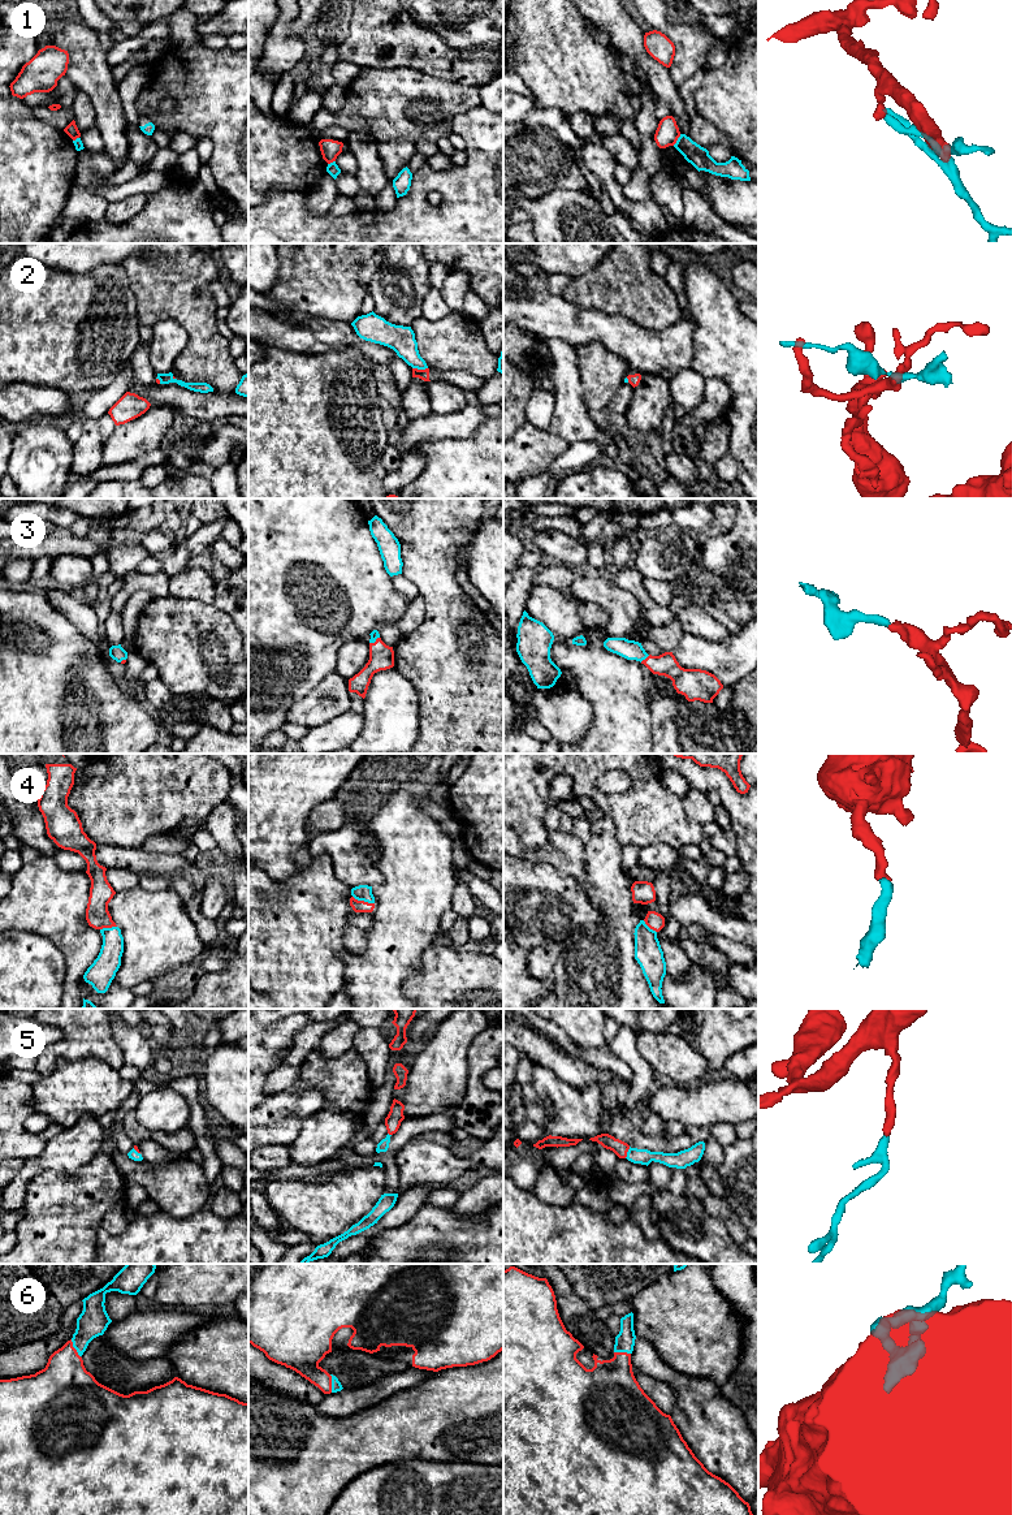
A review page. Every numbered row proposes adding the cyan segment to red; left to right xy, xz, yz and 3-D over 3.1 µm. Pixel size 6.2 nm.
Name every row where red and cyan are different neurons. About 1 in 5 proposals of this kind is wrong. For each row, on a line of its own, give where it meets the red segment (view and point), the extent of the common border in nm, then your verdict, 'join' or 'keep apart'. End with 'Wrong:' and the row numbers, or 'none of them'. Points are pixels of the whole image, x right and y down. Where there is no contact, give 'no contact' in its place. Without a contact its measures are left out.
1: yz (677, 139) | 90 nm | keep apart
2: xz (420, 370) | 100 nm | keep apart
3: yz (645, 659) | 80 nm | join
4: xz (363, 901) | 140 nm | join
5: yz (627, 1151) | 80 nm | join
6: xz (331, 1384) | 110 nm | join
Wrong: 1, 2

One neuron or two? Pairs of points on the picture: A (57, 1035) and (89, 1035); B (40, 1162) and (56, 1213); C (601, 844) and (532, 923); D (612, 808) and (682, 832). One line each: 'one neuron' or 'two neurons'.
A: two neurons
B: two neurons
C: two neurons
D: one neuron

